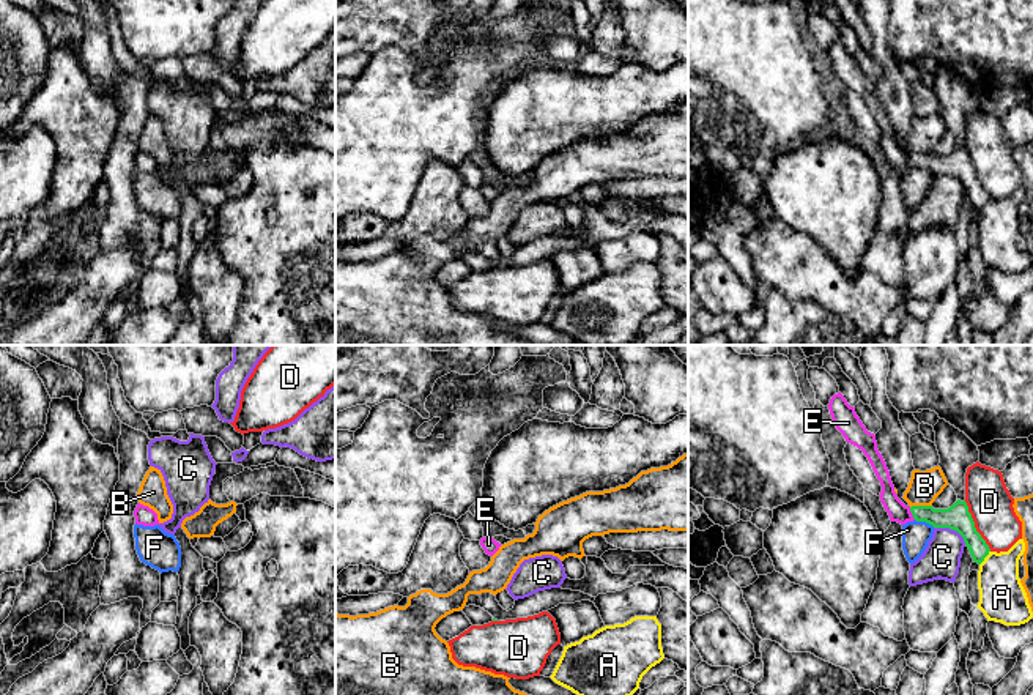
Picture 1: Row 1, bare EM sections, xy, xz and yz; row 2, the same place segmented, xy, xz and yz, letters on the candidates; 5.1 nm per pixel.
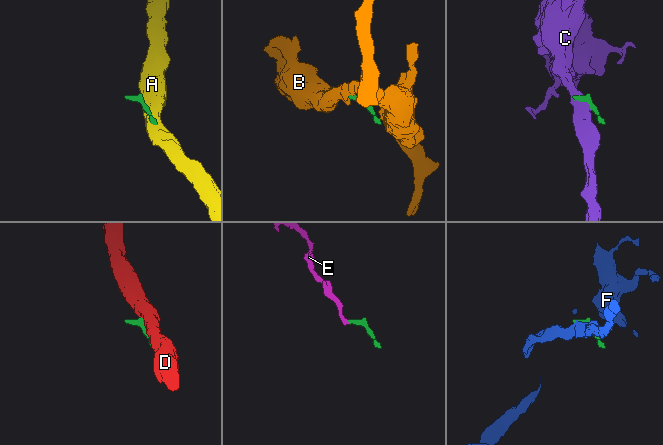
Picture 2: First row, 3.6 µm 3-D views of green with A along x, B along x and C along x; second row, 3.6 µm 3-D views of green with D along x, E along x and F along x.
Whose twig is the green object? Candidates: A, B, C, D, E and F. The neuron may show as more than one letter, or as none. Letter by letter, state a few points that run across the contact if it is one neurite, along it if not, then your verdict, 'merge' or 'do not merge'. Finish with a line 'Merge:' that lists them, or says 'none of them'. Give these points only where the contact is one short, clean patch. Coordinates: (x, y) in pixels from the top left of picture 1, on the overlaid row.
A: yz (989, 550), (980, 564) | do not merge
B: do not merge
C: yz (934, 527), (953, 528), (966, 544) | do not merge
D: do not merge
E: yz (956, 517), (912, 514), (901, 514), (898, 511) | merge
F: yz (915, 519), (934, 527) | do not merge
Merge: E

